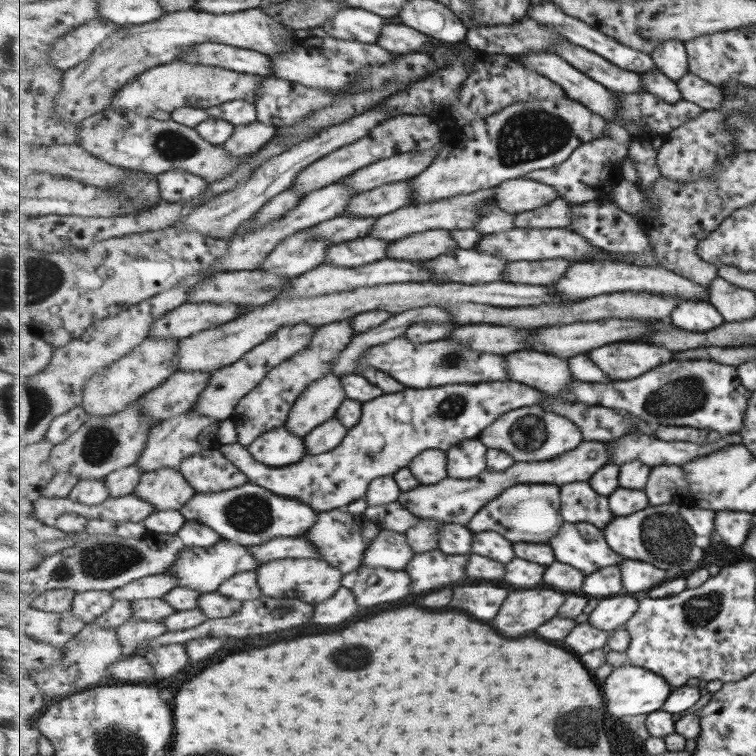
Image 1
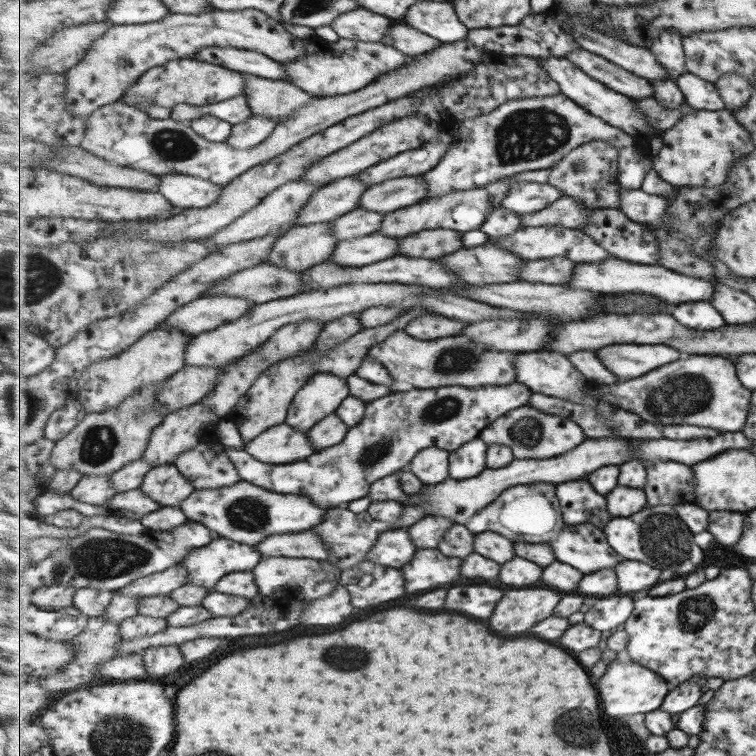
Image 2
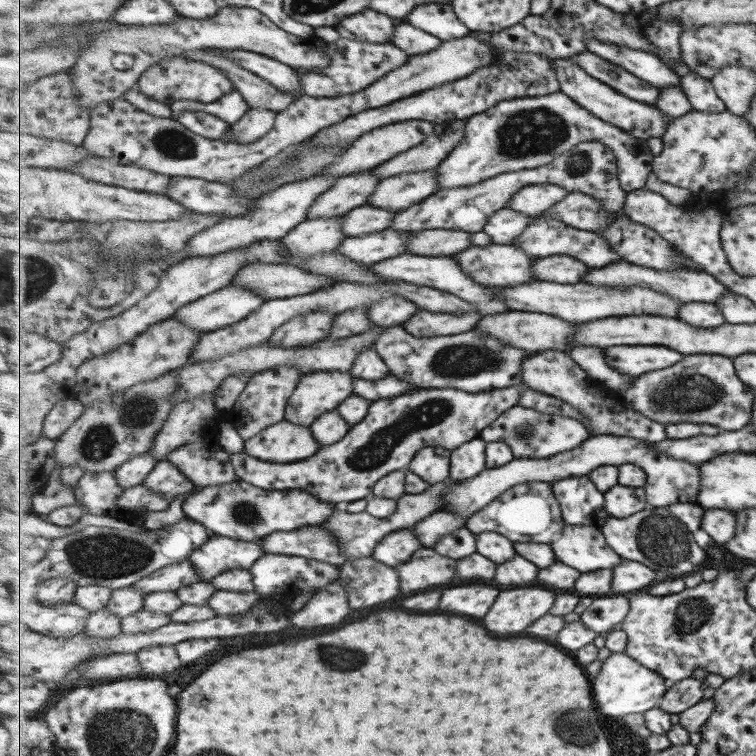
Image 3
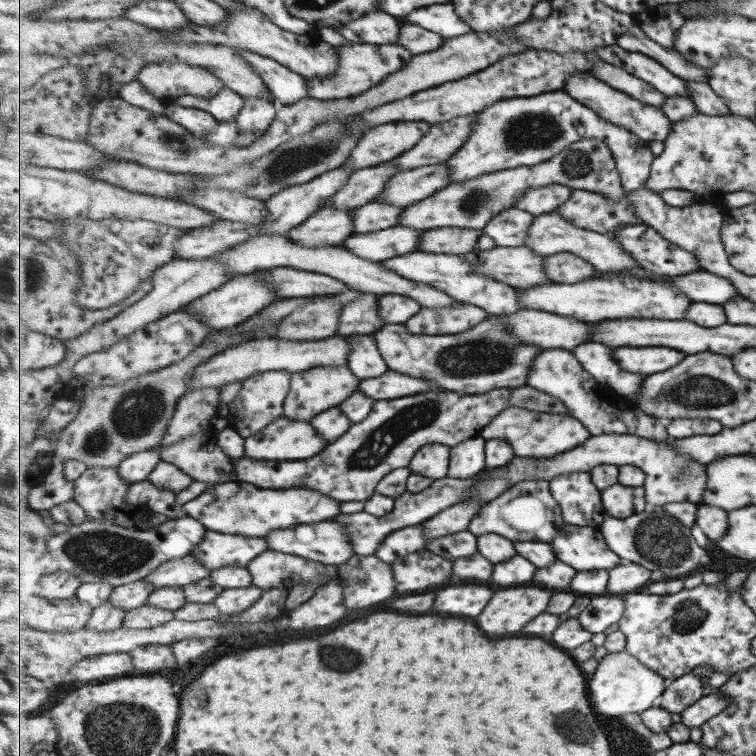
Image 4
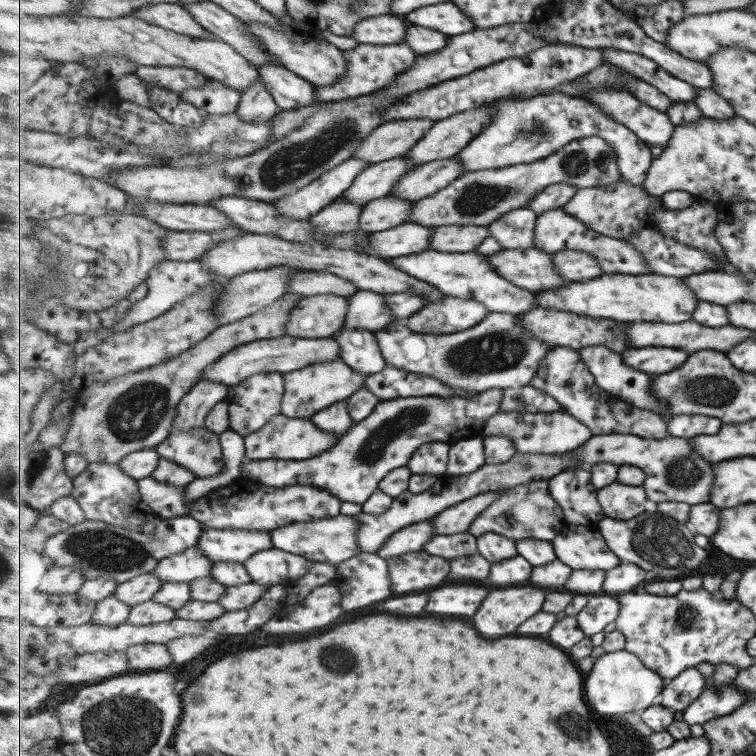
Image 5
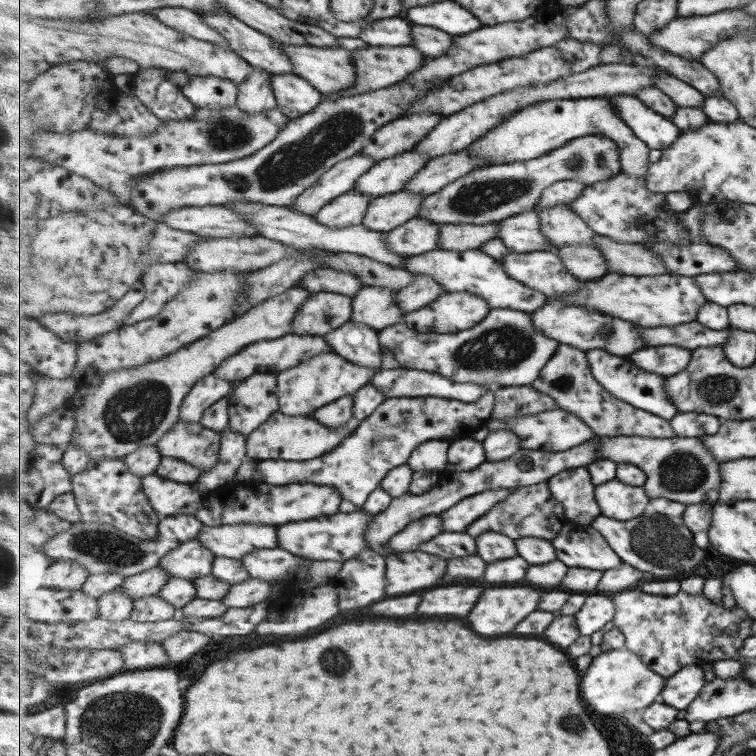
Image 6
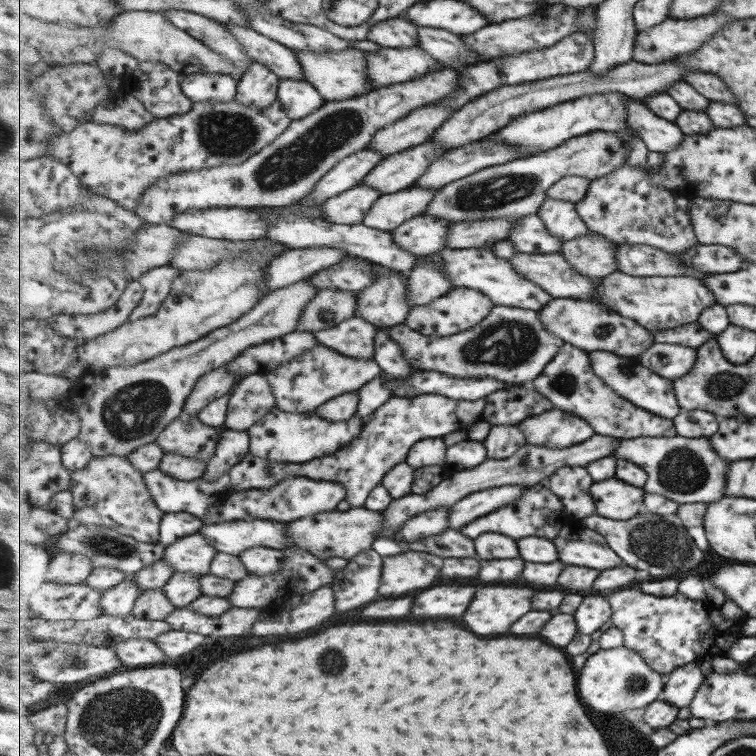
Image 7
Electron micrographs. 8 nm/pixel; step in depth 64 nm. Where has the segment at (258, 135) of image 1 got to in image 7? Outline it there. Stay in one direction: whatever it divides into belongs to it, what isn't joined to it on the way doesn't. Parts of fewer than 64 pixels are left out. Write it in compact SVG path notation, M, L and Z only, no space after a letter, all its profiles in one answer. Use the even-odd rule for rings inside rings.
M253 62L238 81L237 101L252 108L267 108L278 98L280 76L269 65Z

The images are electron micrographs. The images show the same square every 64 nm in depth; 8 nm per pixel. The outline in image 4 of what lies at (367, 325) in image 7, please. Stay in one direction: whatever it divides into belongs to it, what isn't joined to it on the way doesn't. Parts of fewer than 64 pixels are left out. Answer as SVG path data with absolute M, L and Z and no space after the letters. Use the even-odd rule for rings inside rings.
M356 334L349 335L351 342L348 367L362 379L378 377L387 372L388 364L383 358L375 335Z

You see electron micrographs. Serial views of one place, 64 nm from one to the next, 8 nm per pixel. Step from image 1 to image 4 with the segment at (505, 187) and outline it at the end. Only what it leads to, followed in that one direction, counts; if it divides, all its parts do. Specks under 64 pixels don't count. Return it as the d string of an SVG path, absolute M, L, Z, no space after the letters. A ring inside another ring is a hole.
M561 184L544 188L529 188L529 192L515 204L515 207L531 212L536 217L550 213L565 204L574 190Z

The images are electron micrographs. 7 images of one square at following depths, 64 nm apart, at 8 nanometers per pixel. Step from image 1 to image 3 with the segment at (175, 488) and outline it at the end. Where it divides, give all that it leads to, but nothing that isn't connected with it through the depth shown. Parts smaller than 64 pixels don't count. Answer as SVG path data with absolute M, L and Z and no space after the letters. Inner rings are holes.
M167 460L158 461L155 470L149 473L144 484L155 493L165 495L167 499L171 500L175 500L179 495L189 493L195 488L193 481L185 476L177 465Z

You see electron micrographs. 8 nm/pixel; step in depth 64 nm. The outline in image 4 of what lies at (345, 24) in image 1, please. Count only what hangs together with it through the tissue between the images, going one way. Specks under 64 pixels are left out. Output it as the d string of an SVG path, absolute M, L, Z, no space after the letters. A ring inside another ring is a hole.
M371 12L347 24L341 34L357 43L397 44L401 22L388 12Z

